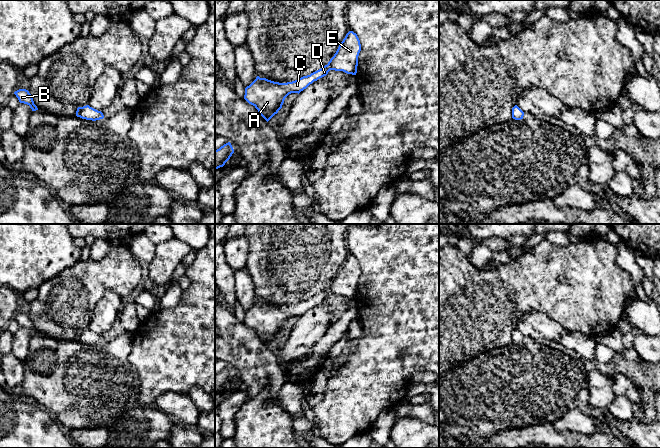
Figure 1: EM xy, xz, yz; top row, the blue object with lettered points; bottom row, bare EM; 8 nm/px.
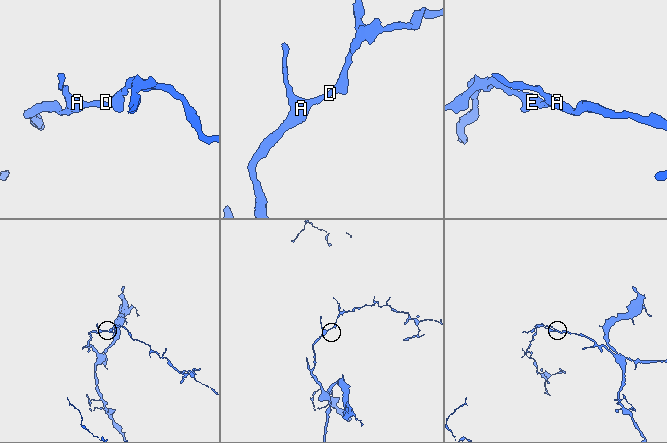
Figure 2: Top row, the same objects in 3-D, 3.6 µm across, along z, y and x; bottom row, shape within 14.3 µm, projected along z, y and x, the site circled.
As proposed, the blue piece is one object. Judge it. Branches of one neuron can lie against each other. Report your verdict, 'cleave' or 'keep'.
keep

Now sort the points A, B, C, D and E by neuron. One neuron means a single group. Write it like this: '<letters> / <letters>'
A B C D E

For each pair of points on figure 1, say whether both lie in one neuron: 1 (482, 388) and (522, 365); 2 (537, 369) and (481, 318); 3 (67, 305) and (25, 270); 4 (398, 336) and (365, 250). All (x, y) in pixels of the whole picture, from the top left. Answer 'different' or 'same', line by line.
1: same
2: different
3: different
4: same

